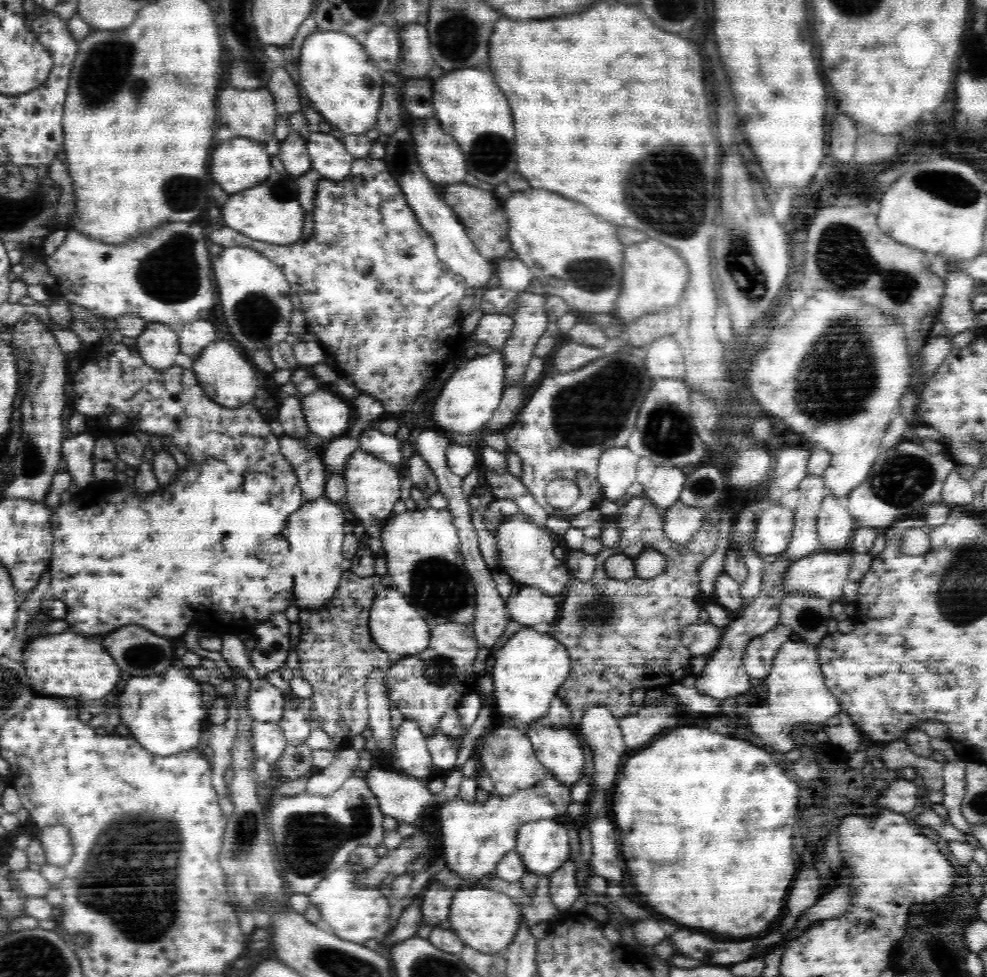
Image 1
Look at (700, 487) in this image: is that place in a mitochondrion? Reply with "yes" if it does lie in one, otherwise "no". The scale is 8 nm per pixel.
yes

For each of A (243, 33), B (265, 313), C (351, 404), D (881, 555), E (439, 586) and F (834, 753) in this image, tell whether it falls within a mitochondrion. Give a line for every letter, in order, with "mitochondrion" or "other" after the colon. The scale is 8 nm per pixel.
A: other
B: mitochondrion
C: other
D: other
E: mitochondrion
F: other

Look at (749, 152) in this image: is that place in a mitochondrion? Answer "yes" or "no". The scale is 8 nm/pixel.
no

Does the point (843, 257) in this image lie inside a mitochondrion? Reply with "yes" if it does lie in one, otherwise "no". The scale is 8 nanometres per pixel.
yes

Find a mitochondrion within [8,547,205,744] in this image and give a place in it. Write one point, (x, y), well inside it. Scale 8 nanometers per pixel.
(139, 655)

